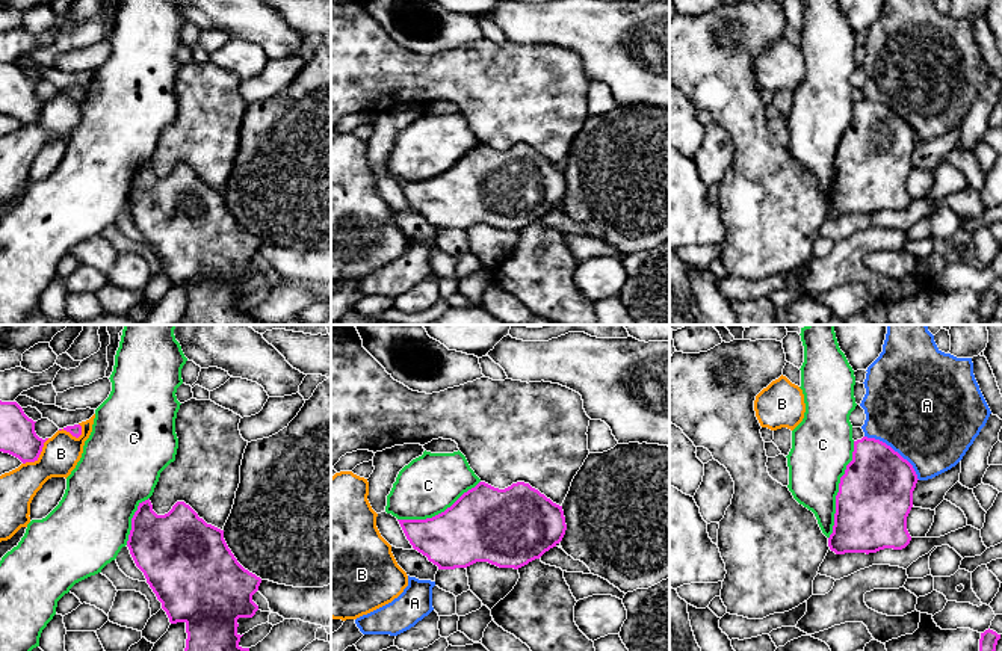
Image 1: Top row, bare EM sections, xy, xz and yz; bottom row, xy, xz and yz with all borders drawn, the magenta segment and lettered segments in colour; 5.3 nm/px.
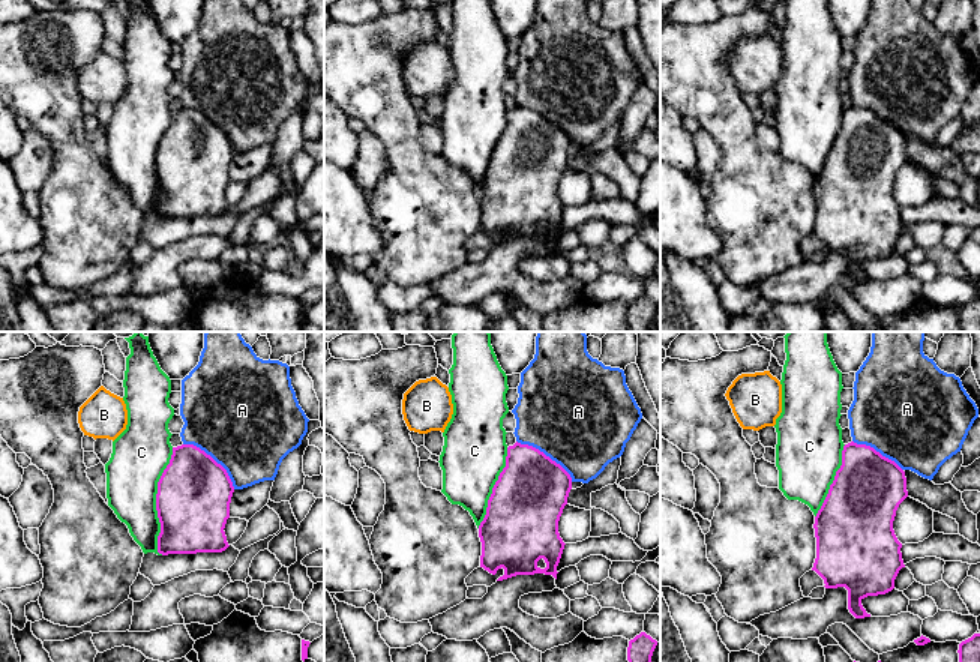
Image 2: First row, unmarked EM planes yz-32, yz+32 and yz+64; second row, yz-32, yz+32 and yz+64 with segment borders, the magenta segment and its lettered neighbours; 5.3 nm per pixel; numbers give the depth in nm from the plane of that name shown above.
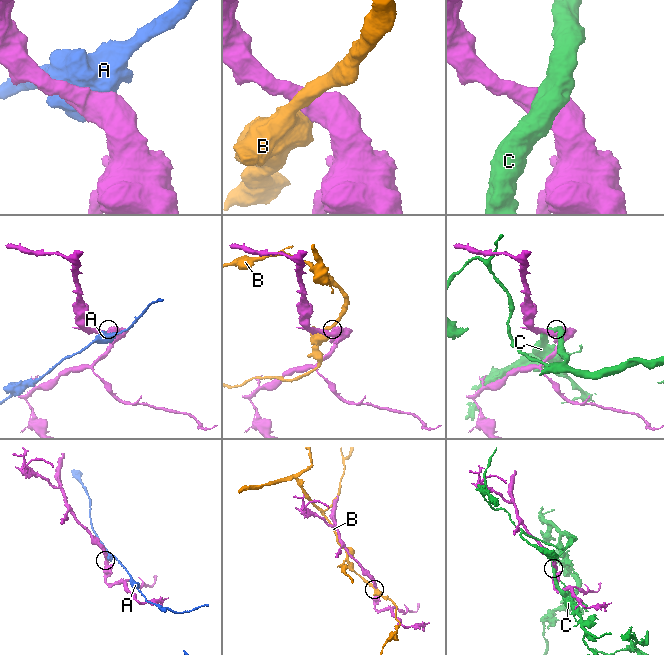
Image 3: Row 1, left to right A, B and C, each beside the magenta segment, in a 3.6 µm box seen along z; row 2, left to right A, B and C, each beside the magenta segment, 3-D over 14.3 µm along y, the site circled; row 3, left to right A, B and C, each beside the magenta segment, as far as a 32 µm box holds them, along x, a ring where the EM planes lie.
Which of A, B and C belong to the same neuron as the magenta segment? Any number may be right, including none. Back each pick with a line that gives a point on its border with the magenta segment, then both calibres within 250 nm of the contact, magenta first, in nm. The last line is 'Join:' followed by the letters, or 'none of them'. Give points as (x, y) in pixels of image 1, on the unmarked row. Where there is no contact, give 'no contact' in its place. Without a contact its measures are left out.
Join: none of them

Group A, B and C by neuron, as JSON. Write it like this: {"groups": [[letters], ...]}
{"groups": [["A"], ["B"], ["C"]]}

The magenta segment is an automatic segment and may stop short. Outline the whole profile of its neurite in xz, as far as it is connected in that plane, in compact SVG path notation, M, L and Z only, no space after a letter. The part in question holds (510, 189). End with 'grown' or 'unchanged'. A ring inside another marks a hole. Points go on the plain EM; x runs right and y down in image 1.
M479 143L432 180L397 183L413 210L438 231L467 230L476 224L518 231L556 208L567 192L562 168L524 143L505 151Z | unchanged

